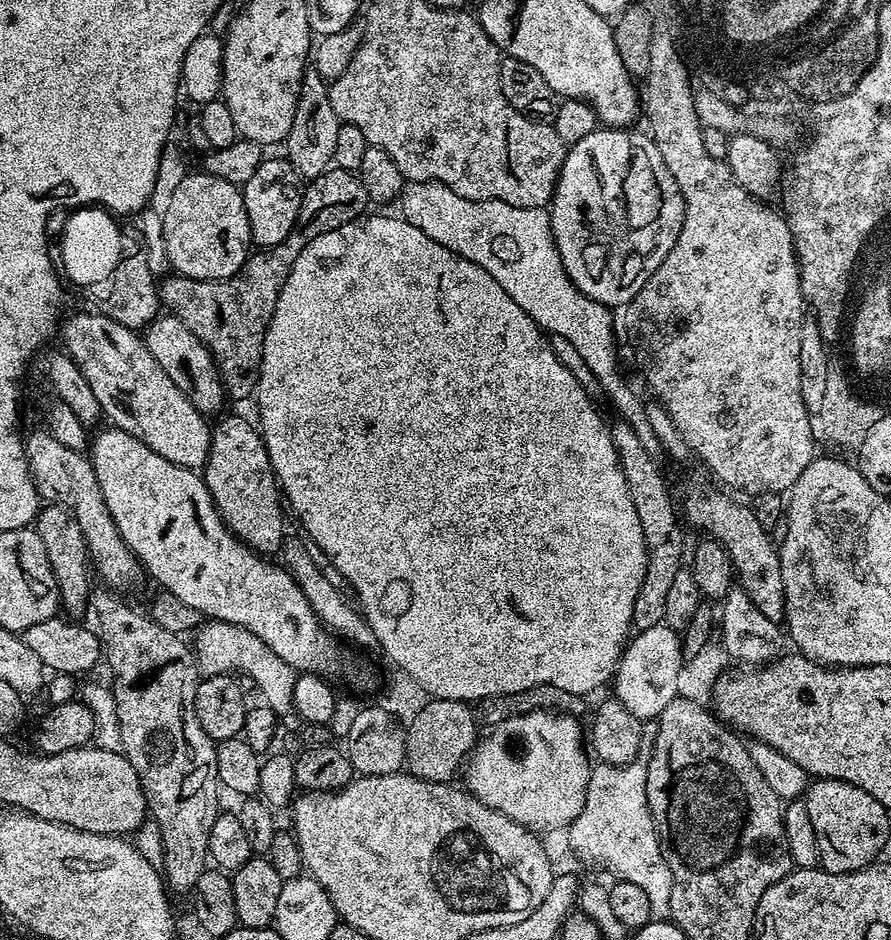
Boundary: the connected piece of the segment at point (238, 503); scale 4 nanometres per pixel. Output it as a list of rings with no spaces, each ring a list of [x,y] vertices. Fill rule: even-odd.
[[[221,415],[219,417],[221,420],[217,424],[213,423],[210,428],[212,437],[208,447],[208,457],[202,469],[204,484],[208,488],[208,493],[212,495],[212,500],[216,503],[216,509],[220,511],[224,524],[243,544],[261,554],[279,553],[286,539],[285,505],[282,503],[282,489],[277,481],[276,471],[272,469],[270,454],[264,445],[264,437],[260,435],[259,427],[253,421],[251,424],[246,417],[223,416]]]

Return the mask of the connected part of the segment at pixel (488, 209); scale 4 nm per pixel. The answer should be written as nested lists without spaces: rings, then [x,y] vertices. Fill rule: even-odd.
[[[437,180],[405,183],[398,197],[399,204],[403,219],[418,226],[418,230],[434,238],[434,242],[446,246],[446,250],[482,266],[482,270],[486,270],[545,333],[567,338],[578,354],[582,354],[586,366],[590,366],[599,391],[608,395],[609,402],[616,407],[616,414],[636,432],[644,434],[649,431],[645,401],[640,401],[639,396],[628,389],[616,365],[613,309],[582,294],[566,274],[547,207],[523,208],[510,206],[501,200],[462,198],[462,194],[454,194],[450,186],[439,184]]]

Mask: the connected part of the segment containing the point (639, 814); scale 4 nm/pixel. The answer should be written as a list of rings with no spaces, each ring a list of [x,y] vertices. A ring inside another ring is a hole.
[[[643,746],[629,764],[597,763],[586,786],[582,814],[578,814],[578,818],[574,818],[574,822],[568,825],[566,835],[578,859],[609,868],[616,880],[634,882],[634,886],[645,891],[653,917],[668,920],[672,875],[646,798],[646,774],[651,757],[651,747]]]

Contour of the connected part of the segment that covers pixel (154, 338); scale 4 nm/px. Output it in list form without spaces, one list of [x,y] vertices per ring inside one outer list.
[[[171,314],[157,315],[156,319],[151,321],[143,329],[142,339],[150,354],[154,354],[154,362],[170,374],[170,382],[178,386],[186,394],[188,401],[192,403],[199,412],[211,414],[219,413],[226,401],[224,391],[224,382],[220,379],[220,369],[215,360],[208,352],[208,348],[197,336],[190,334],[186,326],[182,326],[179,318]]]

